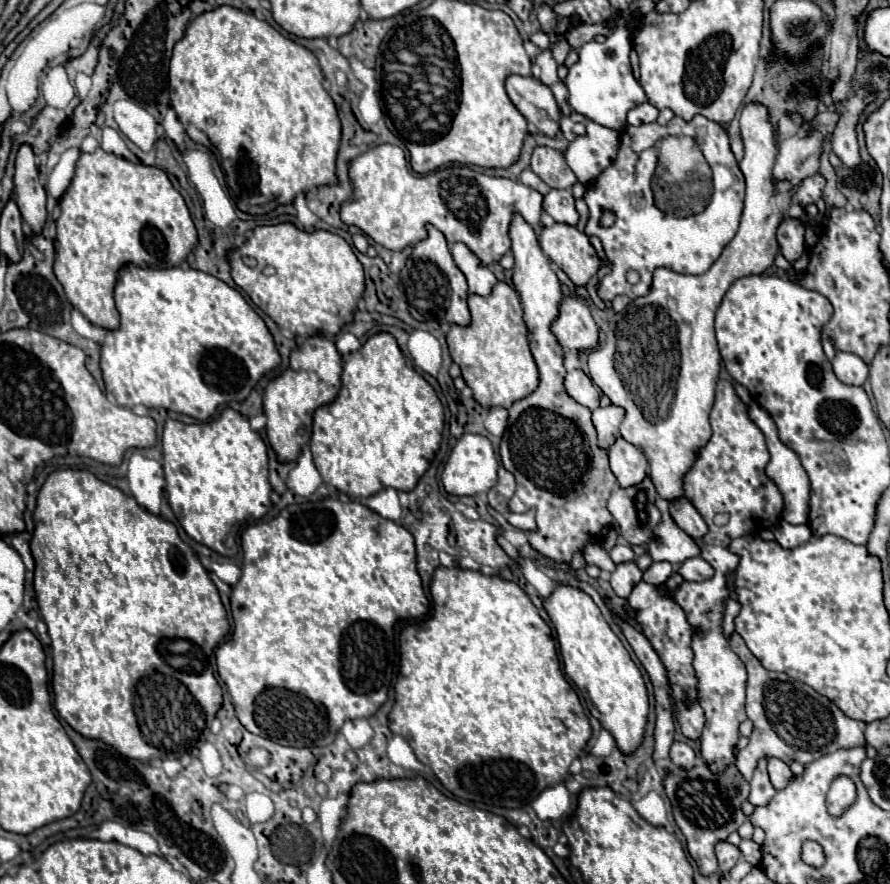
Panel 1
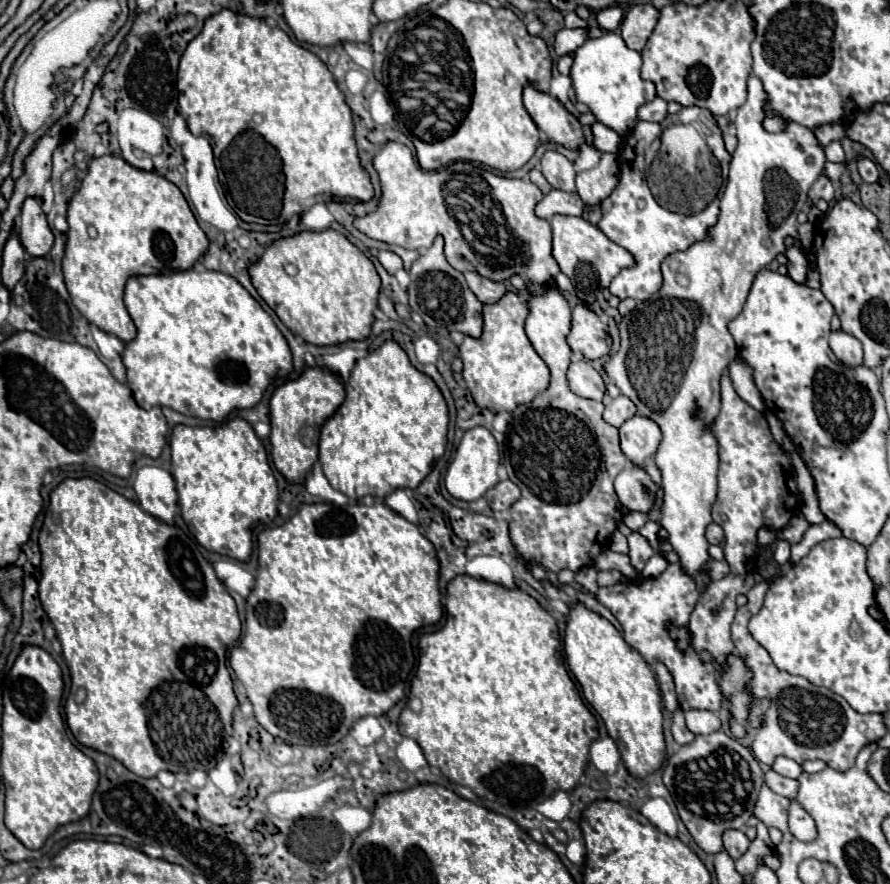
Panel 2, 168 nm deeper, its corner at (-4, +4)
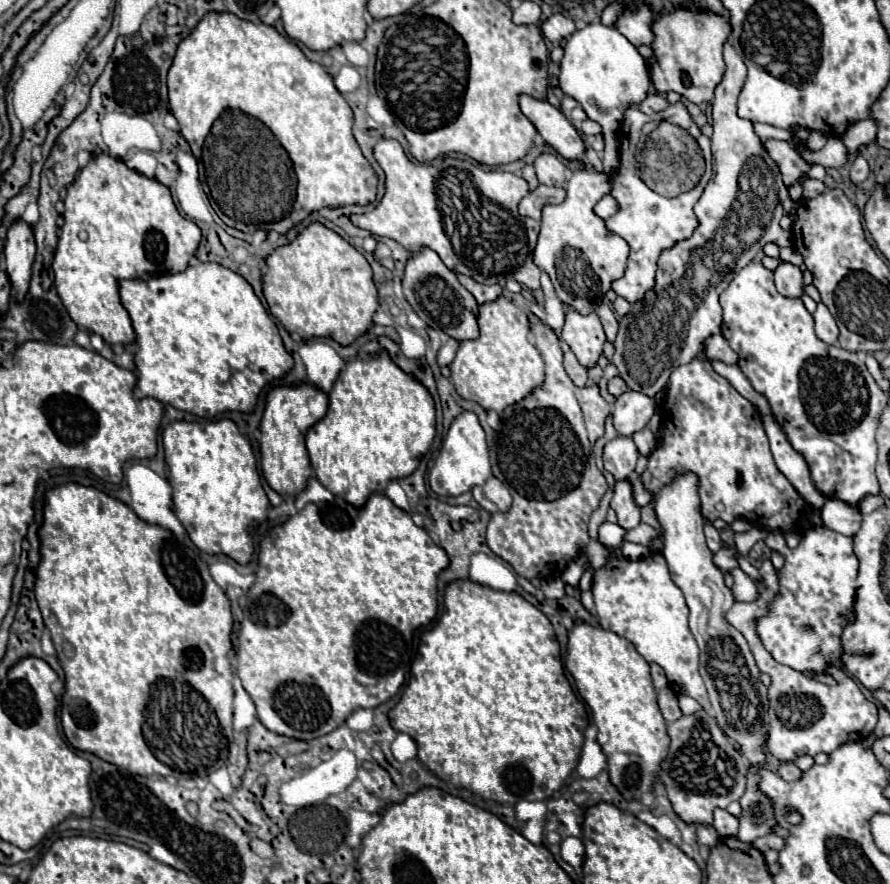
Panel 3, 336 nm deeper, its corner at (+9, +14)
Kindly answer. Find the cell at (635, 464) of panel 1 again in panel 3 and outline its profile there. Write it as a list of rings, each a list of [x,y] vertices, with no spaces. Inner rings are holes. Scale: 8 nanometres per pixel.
[[[627,391],[617,397],[613,405],[613,425],[619,435],[631,437],[633,433],[649,425],[651,415],[655,413],[655,401],[643,393]]]

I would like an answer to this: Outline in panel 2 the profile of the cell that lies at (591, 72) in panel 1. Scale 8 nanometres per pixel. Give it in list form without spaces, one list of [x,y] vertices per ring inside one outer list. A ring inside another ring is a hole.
[[[610,31],[598,39],[588,39],[582,47],[576,49],[574,65],[570,71],[576,101],[588,105],[602,125],[626,137],[638,121],[638,107],[656,97],[654,83],[642,81],[640,67],[642,67],[640,53],[628,49],[618,33]]]

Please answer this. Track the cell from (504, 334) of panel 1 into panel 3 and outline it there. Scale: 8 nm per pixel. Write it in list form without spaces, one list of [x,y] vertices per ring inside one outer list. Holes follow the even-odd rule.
[[[501,295],[497,301],[479,305],[477,323],[481,335],[475,341],[459,343],[457,357],[449,365],[451,381],[463,399],[501,413],[507,405],[521,401],[533,387],[543,383],[543,359],[529,341],[529,311],[513,305],[509,297]]]

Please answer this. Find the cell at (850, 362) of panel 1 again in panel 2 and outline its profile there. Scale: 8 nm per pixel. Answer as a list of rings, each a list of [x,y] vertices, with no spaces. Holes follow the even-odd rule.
[[[840,329],[830,333],[830,349],[844,365],[848,367],[862,365],[862,343],[858,343],[858,339],[848,335],[846,331]]]

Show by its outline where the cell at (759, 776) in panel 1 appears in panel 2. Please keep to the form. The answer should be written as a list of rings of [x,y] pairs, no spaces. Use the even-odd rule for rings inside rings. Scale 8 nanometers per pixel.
[[[768,771],[768,773],[764,775],[764,783],[766,783],[768,787],[772,787],[776,793],[780,793],[780,795],[784,795],[784,797],[788,797],[788,799],[792,799],[792,797],[798,793],[798,781],[796,781],[796,779],[782,777],[782,775],[774,773],[774,771]]]

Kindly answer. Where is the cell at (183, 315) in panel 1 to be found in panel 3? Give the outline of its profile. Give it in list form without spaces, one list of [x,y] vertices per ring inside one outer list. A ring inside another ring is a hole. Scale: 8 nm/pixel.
[[[195,261],[181,273],[153,275],[147,281],[125,279],[125,281],[119,283],[119,295],[121,295],[123,307],[127,309],[131,321],[133,321],[133,329],[135,329],[135,357],[133,357],[133,361],[135,361],[137,371],[139,371],[137,373],[139,379],[137,379],[137,385],[135,385],[137,397],[153,397],[153,399],[157,399],[161,403],[167,403],[167,405],[173,405],[181,411],[187,411],[187,413],[193,413],[193,415],[199,415],[199,417],[205,417],[205,419],[213,419],[215,415],[225,413],[225,411],[251,411],[255,401],[257,401],[257,395],[261,393],[261,389],[267,383],[271,383],[273,379],[279,379],[281,375],[285,375],[293,367],[293,357],[285,351],[283,341],[281,341],[279,331],[277,331],[277,325],[271,321],[263,303],[253,293],[253,287],[241,275],[233,273],[231,269],[227,269],[219,263]]]

